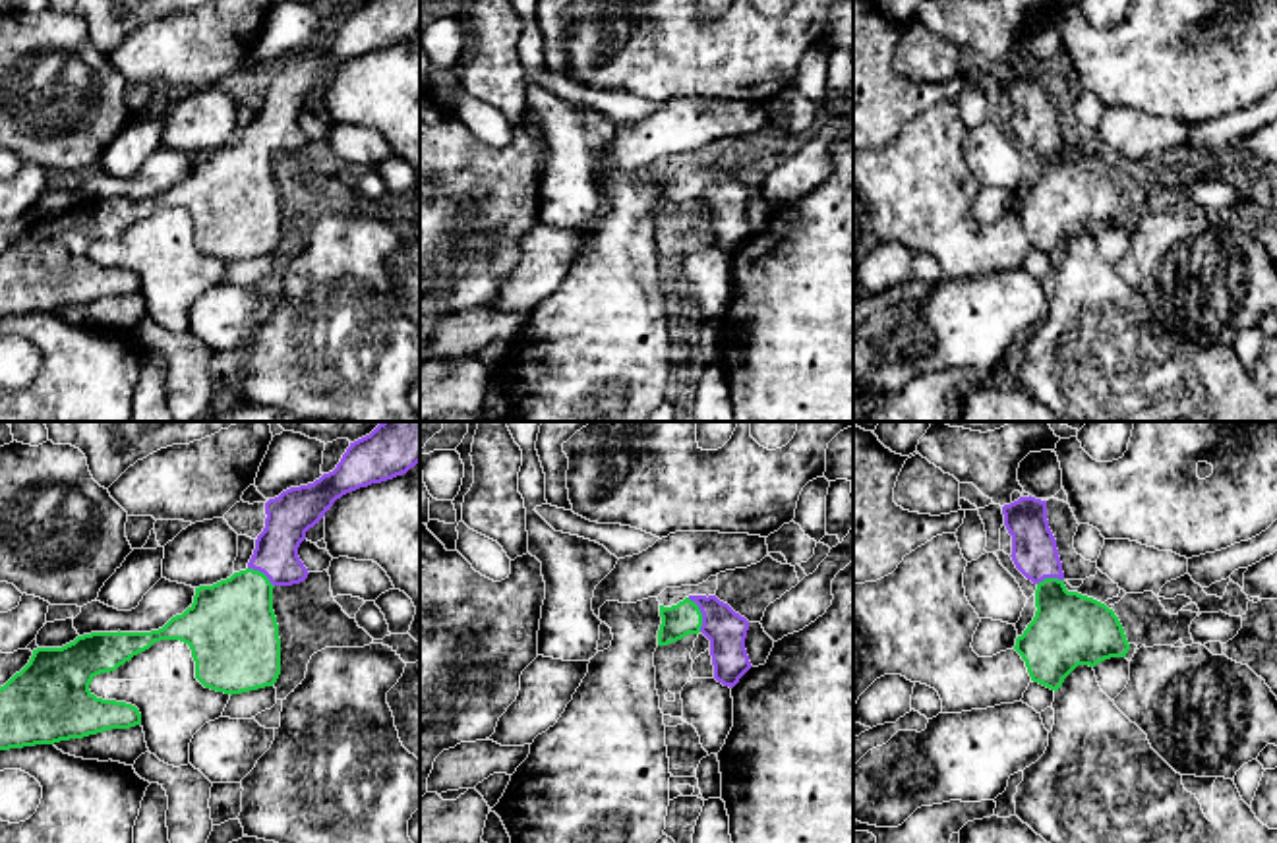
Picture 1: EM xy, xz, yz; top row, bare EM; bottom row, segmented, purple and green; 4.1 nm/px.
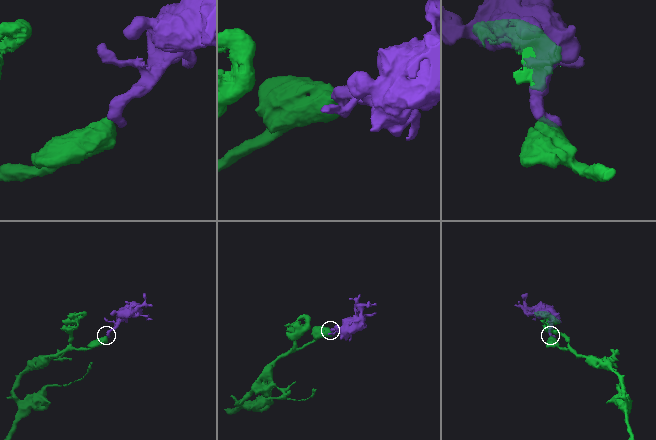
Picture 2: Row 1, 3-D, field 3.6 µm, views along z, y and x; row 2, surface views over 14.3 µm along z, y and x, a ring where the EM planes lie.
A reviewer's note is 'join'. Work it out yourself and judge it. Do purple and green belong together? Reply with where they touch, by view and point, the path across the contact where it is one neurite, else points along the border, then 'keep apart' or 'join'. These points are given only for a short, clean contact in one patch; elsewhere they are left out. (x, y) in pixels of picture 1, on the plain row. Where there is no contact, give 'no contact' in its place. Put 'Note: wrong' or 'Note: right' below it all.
contact xz (701, 178); way xz (726, 196), (701, 178), (678, 188); join
Note: right

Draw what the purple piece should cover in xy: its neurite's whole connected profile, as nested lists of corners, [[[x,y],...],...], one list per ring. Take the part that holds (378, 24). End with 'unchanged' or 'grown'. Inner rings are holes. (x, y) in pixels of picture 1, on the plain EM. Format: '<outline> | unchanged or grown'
[[[370,0],[350,10],[333,39],[269,66],[248,135],[195,155],[193,170],[163,195],[91,199],[62,215],[33,217],[29,230],[0,253],[0,317],[141,292],[135,273],[97,265],[89,251],[161,207],[190,213],[205,255],[232,263],[273,253],[281,242],[273,155],[308,145],[298,124],[306,99],[342,62],[402,43],[418,29],[420,0]]] | grown

